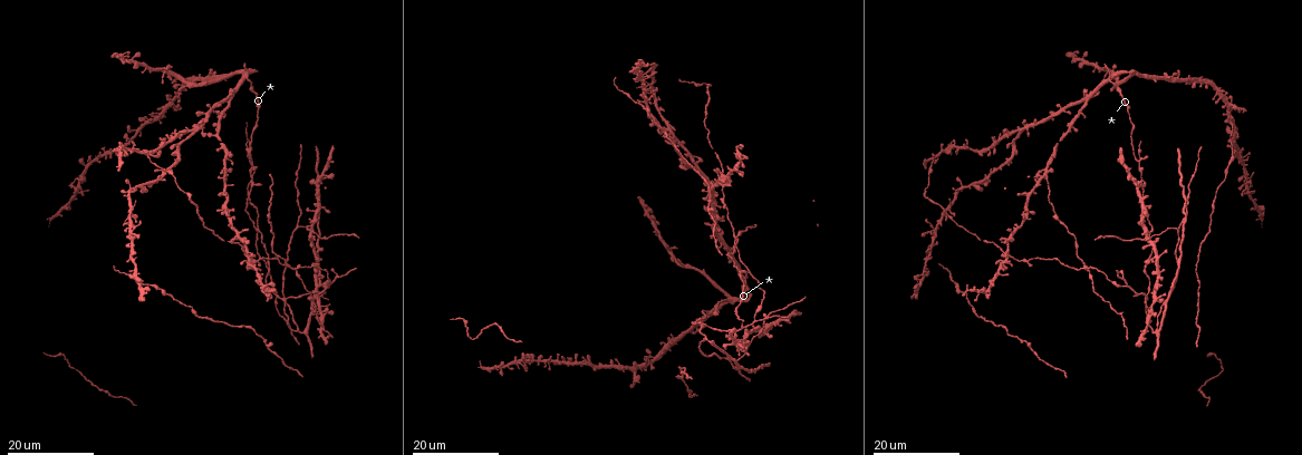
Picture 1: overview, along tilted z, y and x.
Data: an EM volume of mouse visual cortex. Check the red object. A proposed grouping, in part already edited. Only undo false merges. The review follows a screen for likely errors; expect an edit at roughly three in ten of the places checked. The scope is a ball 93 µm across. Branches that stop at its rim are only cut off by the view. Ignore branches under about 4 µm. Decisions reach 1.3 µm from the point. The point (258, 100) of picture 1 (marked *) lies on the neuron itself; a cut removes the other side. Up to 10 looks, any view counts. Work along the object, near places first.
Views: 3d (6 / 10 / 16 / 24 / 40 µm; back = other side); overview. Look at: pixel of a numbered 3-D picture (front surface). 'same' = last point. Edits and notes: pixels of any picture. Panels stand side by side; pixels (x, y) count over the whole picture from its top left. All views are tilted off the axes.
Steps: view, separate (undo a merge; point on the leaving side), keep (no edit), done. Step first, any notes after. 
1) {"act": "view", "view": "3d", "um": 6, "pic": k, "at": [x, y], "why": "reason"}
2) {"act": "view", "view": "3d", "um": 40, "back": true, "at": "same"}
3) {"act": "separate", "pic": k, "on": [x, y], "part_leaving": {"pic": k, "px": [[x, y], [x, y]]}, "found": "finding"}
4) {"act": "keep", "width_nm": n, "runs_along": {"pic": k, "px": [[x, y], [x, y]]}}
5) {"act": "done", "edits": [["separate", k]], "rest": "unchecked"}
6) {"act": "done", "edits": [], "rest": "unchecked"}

{"act": "view", "view": "3d", "um": 16, "pic": 1, "at": [1160, 233], "why": "small branch off a trunk"}

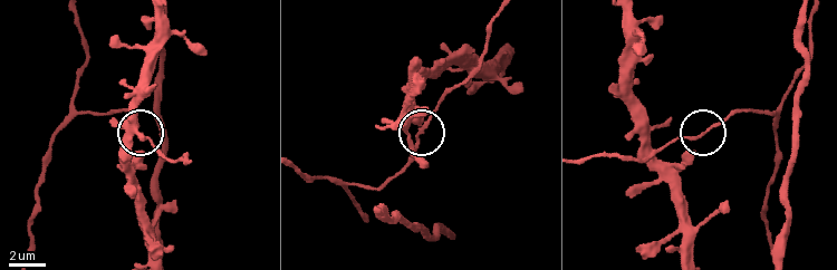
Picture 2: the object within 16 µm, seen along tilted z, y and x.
{"act": "view", "view": "3d", "um": 10, "pic": 2, "at": [691, 139], "why": "closer look"}

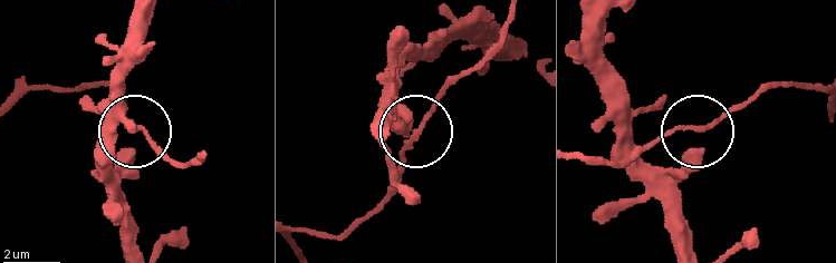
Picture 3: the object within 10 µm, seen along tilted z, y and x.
{"act": "keep", "arms": 3, "runs_along": {"pic": 3, "px": [[816, 89], [765, 91], [705, 125], [672, 128], [631, 152]]}, "found": "one neuron here"}

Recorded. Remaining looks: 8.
{"act": "view", "view": "3d", "um": 24, "pic": 1, "at": [1138, 162], "why": "arms part here"}

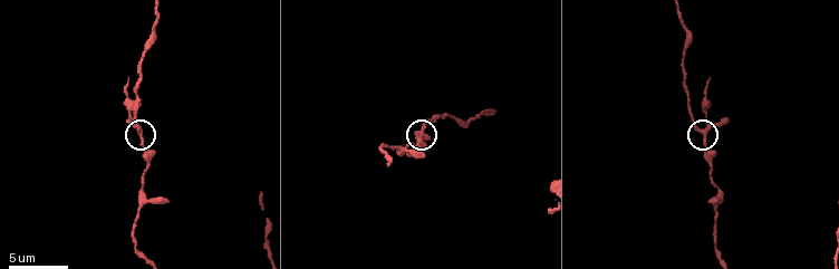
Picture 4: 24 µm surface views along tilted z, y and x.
{"act": "view", "view": "3d", "um": 10, "pic": 4, "at": [705, 131], "why": "closer look"}

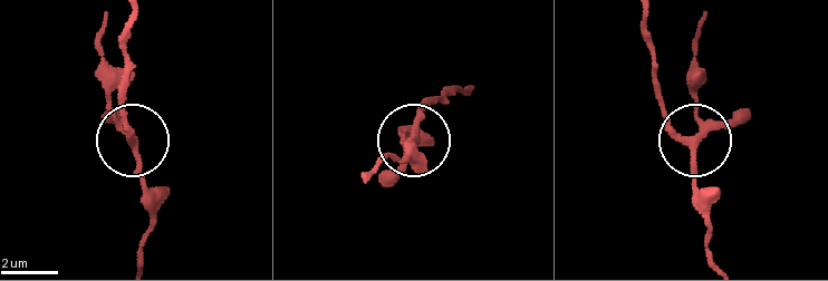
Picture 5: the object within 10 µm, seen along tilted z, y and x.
{"act": "view", "view": "3d", "um": 6, "pic": 5, "at": [415, 139]}

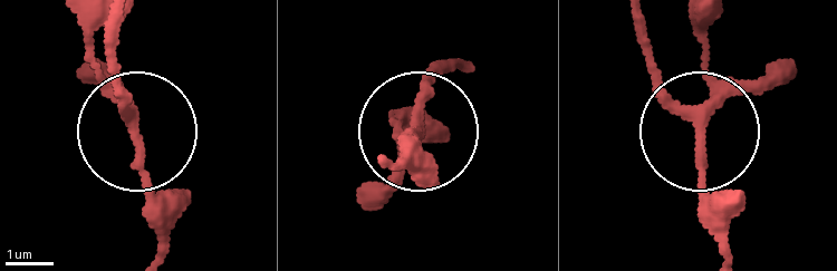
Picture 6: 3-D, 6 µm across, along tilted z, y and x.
{"act": "keep", "arms": 3, "runs_along": {"pic": 6, "px": [[123, 9], [115, 57], [132, 119], [75, 12]]}, "found": "all the same neuron"}

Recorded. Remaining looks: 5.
{"act": "view", "view": "3d", "um": 24, "pic": 1, "at": [742, 270], "why": "three-way junction"}

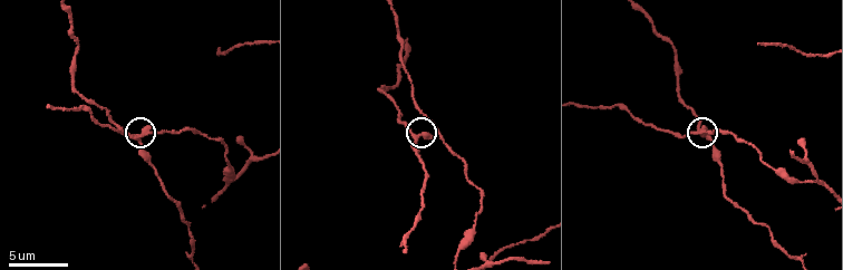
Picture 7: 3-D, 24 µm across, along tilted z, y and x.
{"act": "view", "view": "3d", "um": 10, "pic": 7, "at": [707, 135], "why": "zoom in"}

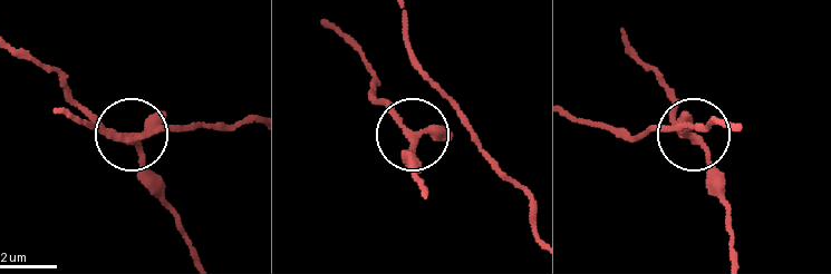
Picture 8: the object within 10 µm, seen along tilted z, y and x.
{"act": "keep", "width_nm": 190, "found": "all the same neuron"}

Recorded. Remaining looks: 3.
{"act": "view", "view": "3d", "um": 16, "pic": 7, "at": [821, 183], "why": "three-way junction"}

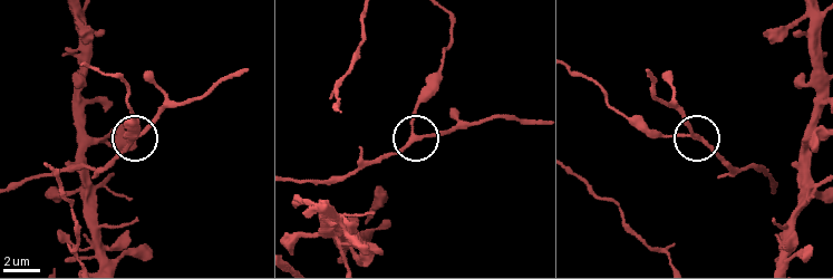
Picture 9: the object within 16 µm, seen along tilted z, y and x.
{"act": "keep", "runs_along": {"pic": 9, "px": [[15, 186], [38, 178], [110, 165], [164, 103]]}, "found": "one neuron here"}

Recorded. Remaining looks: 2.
{"act": "view", "view": "3d", "um": 24, "pic": 1, "at": [246, 252], "why": "looks like a crossing"}

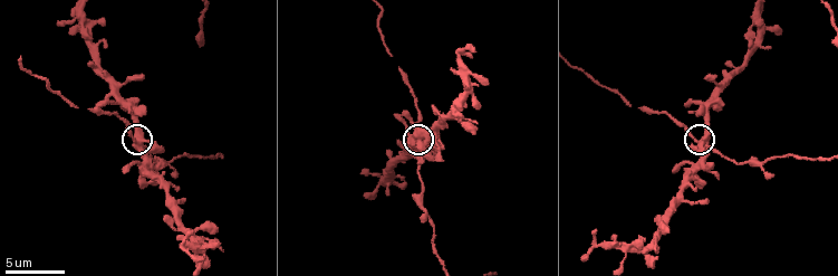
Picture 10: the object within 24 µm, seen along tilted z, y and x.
{"act": "view", "view": "3d", "um": 6, "pic": 10, "at": [138, 140]}

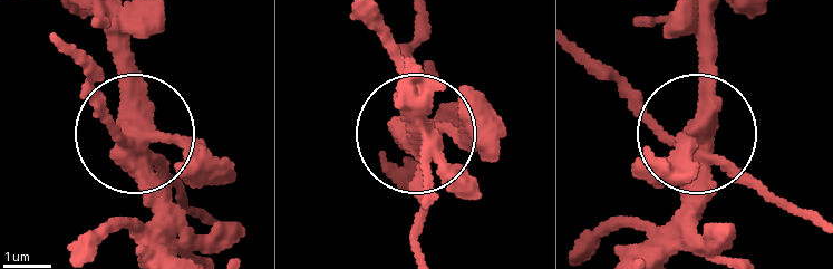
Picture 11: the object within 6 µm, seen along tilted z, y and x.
{"act": "keep", "runs_along": {"pic": 11, "px": [[210, 217], [177, 198], [135, 130], [123, 22]]}, "found": "one neuron here"}

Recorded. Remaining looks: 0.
{"act": "done", "edits": [], "rest": "unchecked"}

